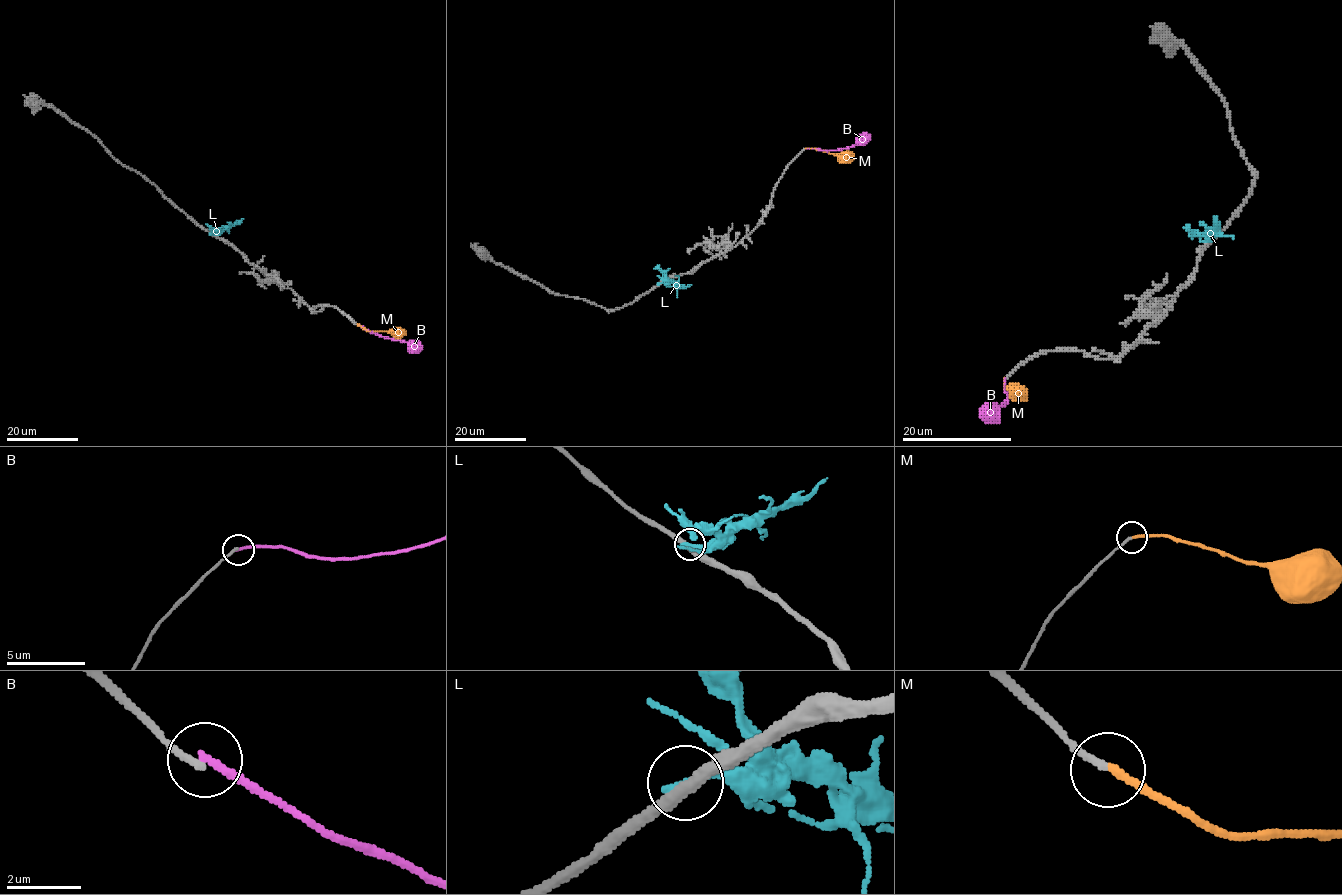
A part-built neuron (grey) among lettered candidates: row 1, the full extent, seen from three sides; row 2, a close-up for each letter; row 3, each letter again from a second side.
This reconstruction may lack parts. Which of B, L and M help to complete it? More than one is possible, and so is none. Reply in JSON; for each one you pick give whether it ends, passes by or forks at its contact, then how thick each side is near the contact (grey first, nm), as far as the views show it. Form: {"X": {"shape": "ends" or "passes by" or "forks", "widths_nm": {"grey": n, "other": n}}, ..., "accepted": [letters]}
{"M": {"shape": "ends", "widths_nm": {"grey": 160, "other": 190}}, "accepted": ["M"]}

